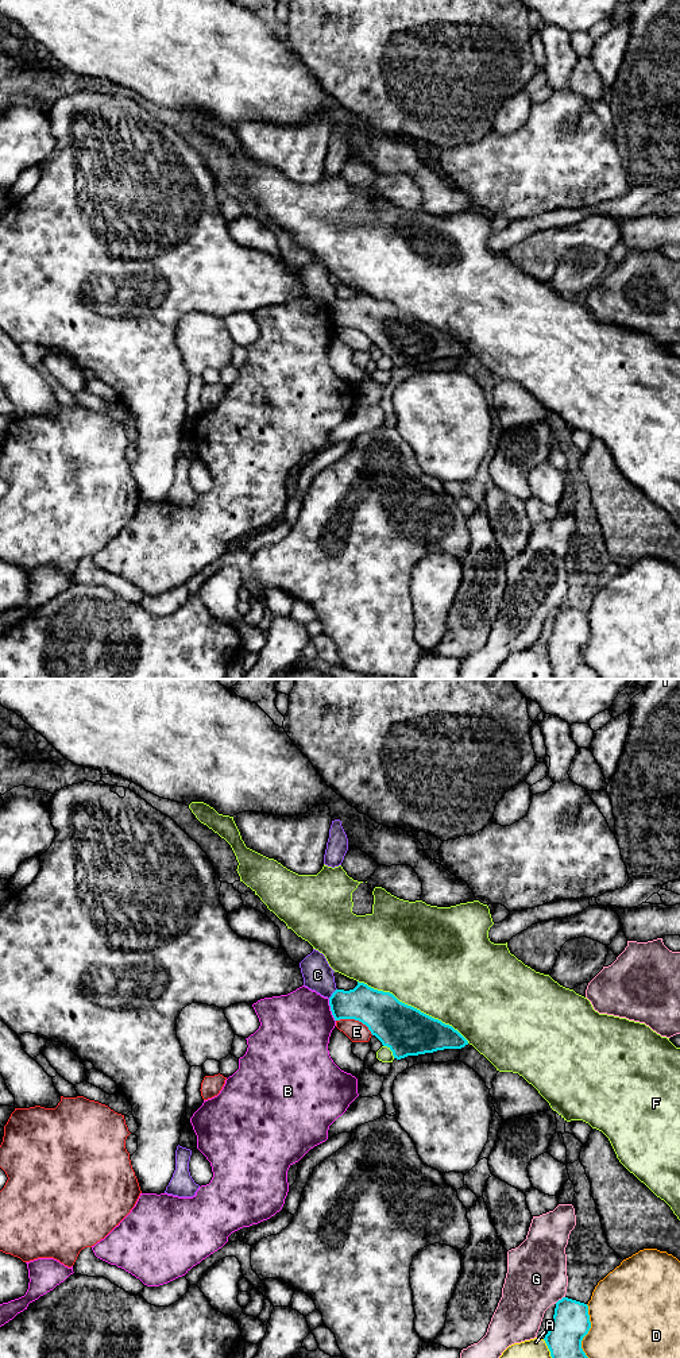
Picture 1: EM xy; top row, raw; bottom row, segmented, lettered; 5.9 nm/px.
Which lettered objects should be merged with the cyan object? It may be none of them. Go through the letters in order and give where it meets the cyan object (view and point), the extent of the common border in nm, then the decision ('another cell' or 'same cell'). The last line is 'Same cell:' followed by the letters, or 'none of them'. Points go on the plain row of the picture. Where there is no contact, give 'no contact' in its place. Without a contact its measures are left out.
A: xy (551, 663) | 200 nm | another cell
B: xy (331, 319) | 140 nm | another cell
C: xy (332, 303) | 80 nm | another cell
D: xy (584, 644) | 400 nm | another cell
E: xy (355, 328) | 240 nm | another cell
F: xy (413, 316) | 750 nm | another cell
G: xy (559, 609) | 80 nm | another cell
Same cell: none of them

